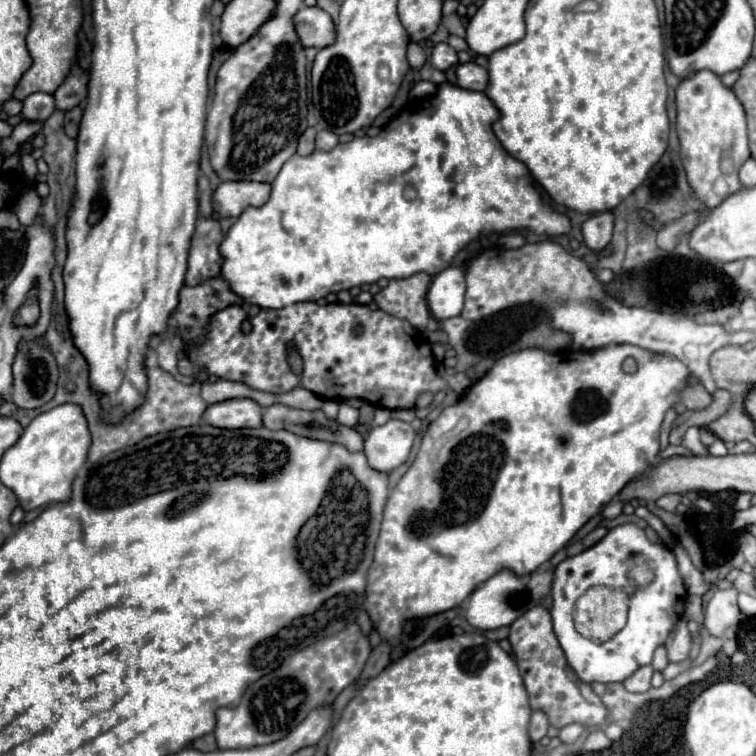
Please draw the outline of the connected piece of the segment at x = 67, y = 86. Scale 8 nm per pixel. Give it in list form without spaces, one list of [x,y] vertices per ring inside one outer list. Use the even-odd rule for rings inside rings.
[[[74,65],[70,77],[66,77],[66,81],[54,93],[56,109],[70,111],[78,107],[86,99],[86,87],[88,87],[88,75],[80,71],[78,65]]]

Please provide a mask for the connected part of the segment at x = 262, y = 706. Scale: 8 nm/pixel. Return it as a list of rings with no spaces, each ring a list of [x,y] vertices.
[[[358,623],[346,625],[336,635],[324,637],[314,645],[290,655],[280,663],[278,669],[254,681],[238,707],[220,707],[216,711],[216,743],[220,749],[250,749],[280,741],[296,725],[300,725],[306,715],[320,707],[330,705],[342,689],[356,681],[364,669],[364,663],[372,647],[368,637],[362,633]]]

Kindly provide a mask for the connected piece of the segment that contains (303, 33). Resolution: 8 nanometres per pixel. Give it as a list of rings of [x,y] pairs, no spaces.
[[[302,7],[294,15],[294,29],[302,47],[328,47],[336,41],[336,27],[332,17],[320,7]]]

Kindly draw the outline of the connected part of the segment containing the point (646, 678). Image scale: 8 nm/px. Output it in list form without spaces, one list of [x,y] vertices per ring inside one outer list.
[[[644,665],[640,667],[636,673],[632,673],[626,681],[624,681],[624,687],[632,693],[642,693],[642,691],[648,691],[650,689],[650,679],[652,679],[652,673],[654,669],[650,665]]]

